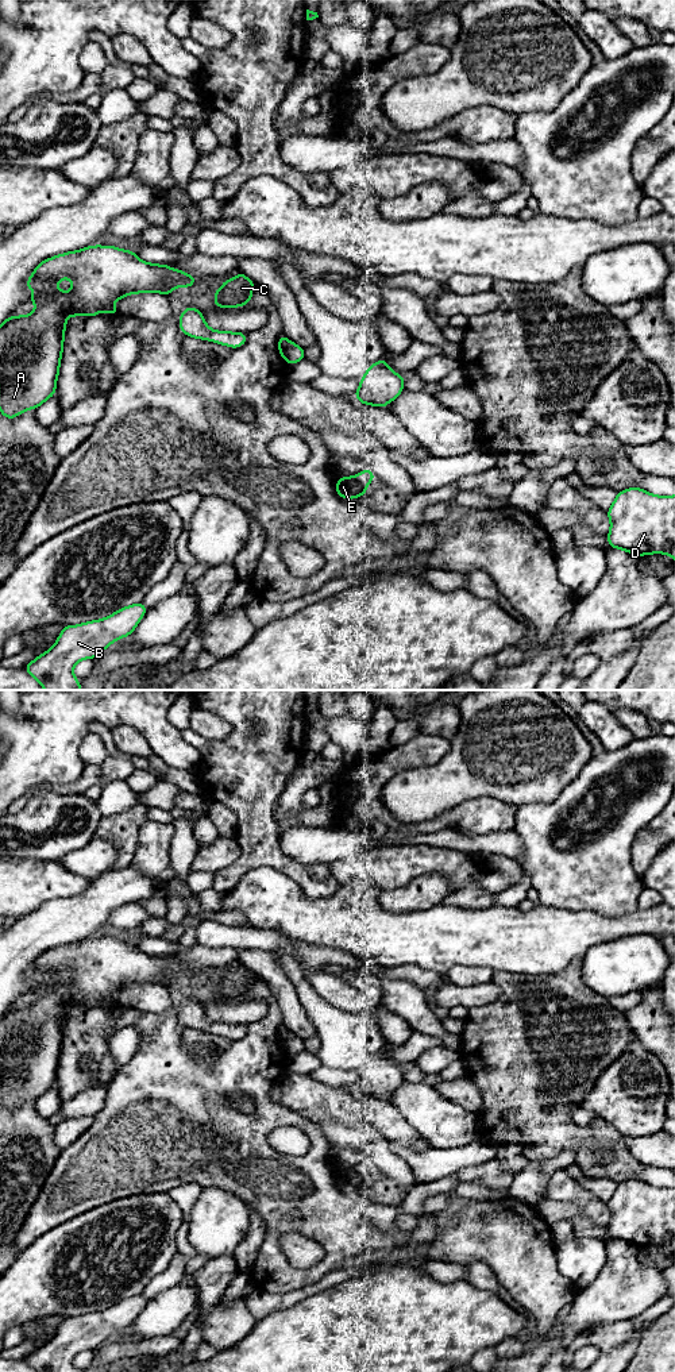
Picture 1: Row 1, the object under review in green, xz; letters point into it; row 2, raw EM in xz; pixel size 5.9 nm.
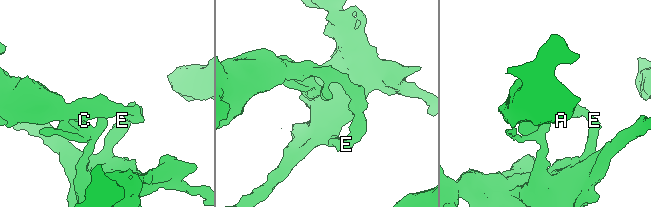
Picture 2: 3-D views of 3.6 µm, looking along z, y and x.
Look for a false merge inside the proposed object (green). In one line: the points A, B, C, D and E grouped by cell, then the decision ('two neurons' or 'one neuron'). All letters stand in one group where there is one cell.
groups A B C D E; one neuron

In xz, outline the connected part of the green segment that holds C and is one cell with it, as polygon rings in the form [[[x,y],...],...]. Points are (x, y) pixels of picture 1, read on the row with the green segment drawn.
[[[242,271],[223,282],[223,286],[215,292],[213,307],[236,308],[247,305],[254,292],[254,281]]]

